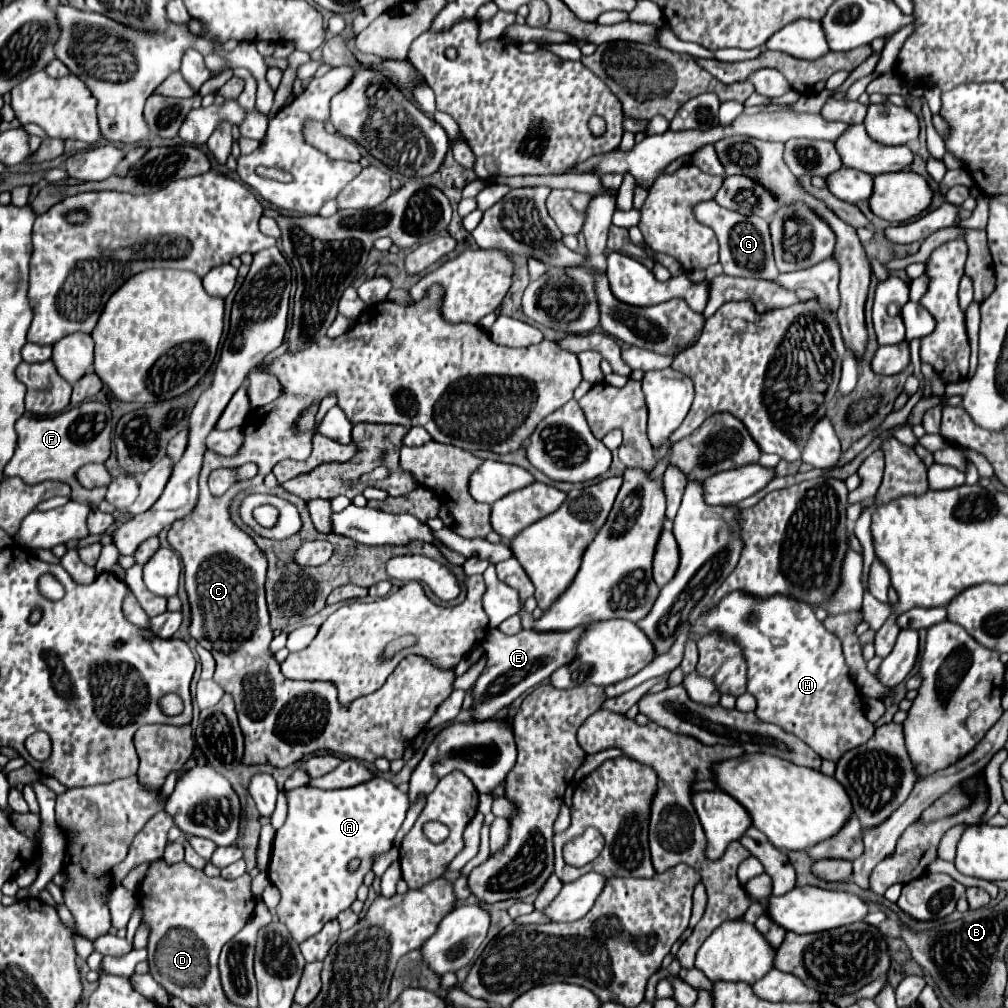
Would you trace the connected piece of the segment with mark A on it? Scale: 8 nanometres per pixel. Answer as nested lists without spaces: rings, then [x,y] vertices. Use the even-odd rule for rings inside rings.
[[[379,776],[345,790],[295,788],[287,792],[287,800],[289,814],[275,834],[267,874],[281,892],[277,918],[297,942],[303,942],[357,900],[357,888],[375,858],[393,848],[395,834],[409,810],[409,800],[397,786]],[[353,858],[359,858],[361,866],[351,874],[347,864]]]

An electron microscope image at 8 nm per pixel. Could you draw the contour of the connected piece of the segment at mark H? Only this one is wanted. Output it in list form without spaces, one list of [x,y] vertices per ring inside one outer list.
[[[745,590],[725,594],[717,606],[705,610],[689,626],[689,632],[681,634],[681,638],[677,638],[665,654],[659,654],[653,664],[641,670],[641,674],[607,686],[607,698],[617,698],[649,678],[671,672],[679,666],[685,644],[699,642],[711,632],[719,632],[727,642],[735,642],[741,648],[747,662],[747,692],[757,698],[755,714],[763,722],[781,726],[785,732],[801,738],[821,758],[833,762],[841,758],[845,750],[861,746],[873,736],[875,726],[861,710],[859,690],[849,676],[841,640],[825,630],[809,604],[783,594],[769,598],[755,598]]]

